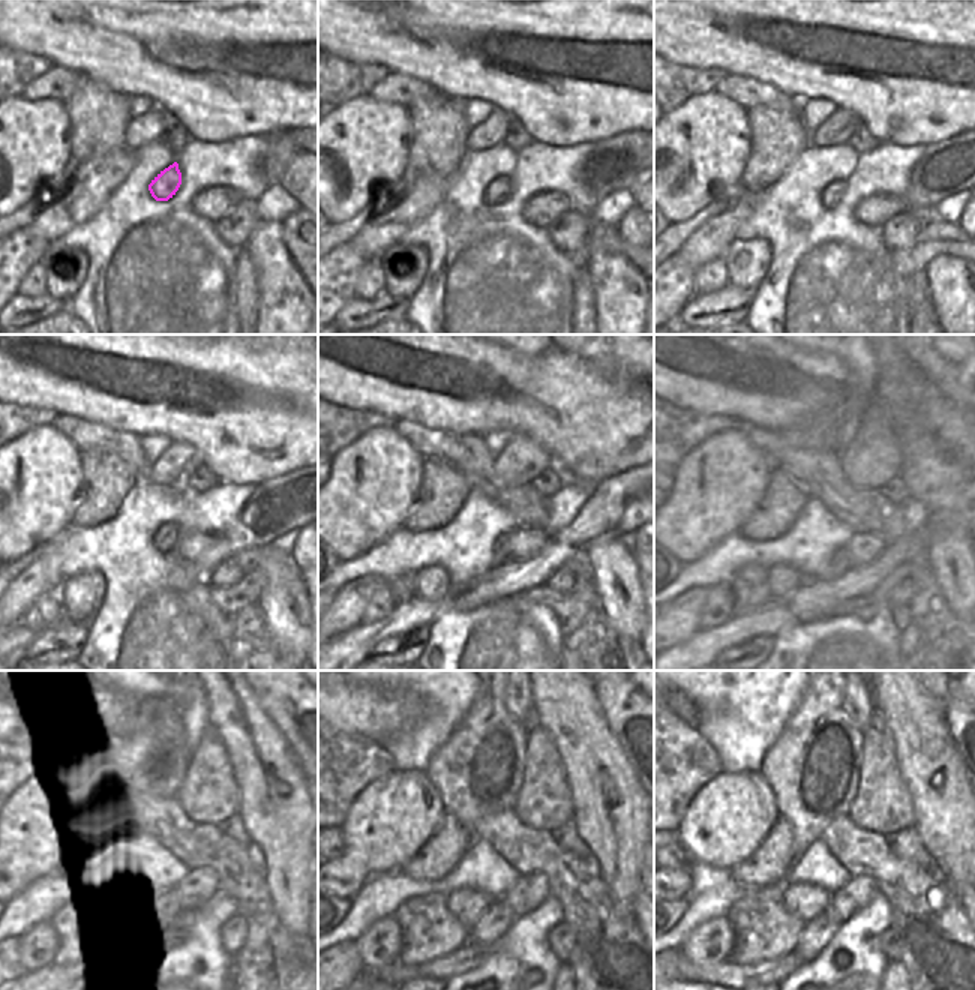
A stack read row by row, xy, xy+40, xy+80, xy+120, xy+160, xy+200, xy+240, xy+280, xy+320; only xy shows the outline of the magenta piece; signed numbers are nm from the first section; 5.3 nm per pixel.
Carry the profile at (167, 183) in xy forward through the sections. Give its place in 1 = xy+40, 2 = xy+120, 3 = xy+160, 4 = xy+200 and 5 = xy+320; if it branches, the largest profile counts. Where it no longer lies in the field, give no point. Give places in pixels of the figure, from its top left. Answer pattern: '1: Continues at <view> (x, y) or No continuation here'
1: Continues at xy+40 (498, 191)
2: Continues at xy+120 (164, 539)
3: Continues at xy+160 (501, 555)
4: Continues at xy+200 (840, 563)
5: Continues at xy+320 (816, 935).

